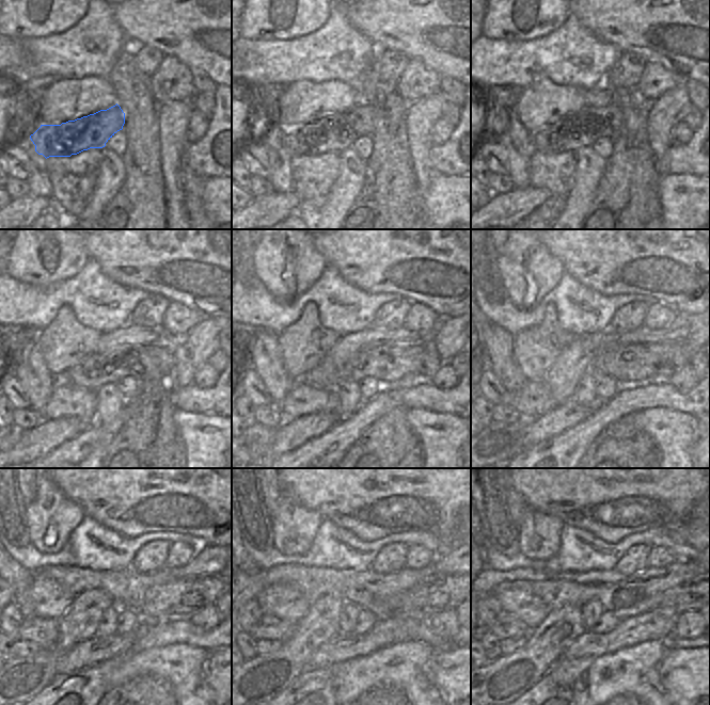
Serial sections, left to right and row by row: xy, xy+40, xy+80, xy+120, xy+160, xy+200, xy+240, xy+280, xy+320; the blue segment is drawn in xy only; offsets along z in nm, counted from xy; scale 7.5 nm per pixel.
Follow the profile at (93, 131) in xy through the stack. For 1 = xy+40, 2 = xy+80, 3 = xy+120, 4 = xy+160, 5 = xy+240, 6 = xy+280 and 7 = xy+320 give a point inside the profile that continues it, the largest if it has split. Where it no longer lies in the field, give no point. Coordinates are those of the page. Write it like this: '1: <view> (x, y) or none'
1: xy+40 (333, 133)
2: xy+80 (573, 131)
3: xy+120 (152, 363)
4: xy+160 (393, 366)
5: xy+240 (187, 596)
6: xy+280 (431, 597)
7: xy+320 (688, 596)

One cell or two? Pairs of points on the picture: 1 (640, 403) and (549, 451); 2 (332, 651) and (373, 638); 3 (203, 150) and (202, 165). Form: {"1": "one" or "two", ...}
{"1": "one", "2": "one", "3": "one"}

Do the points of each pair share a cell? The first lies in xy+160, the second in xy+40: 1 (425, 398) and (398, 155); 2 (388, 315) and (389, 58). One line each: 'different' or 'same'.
1: different
2: same

